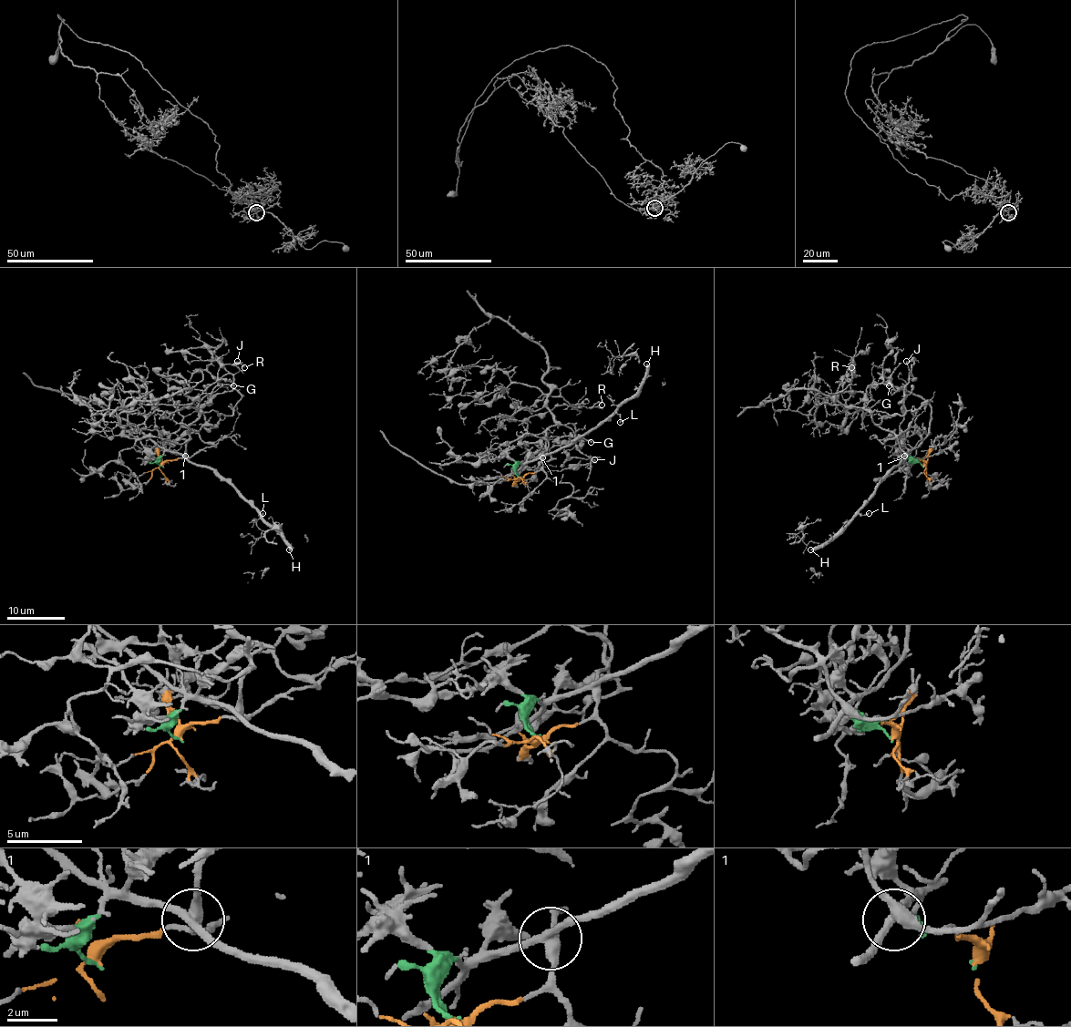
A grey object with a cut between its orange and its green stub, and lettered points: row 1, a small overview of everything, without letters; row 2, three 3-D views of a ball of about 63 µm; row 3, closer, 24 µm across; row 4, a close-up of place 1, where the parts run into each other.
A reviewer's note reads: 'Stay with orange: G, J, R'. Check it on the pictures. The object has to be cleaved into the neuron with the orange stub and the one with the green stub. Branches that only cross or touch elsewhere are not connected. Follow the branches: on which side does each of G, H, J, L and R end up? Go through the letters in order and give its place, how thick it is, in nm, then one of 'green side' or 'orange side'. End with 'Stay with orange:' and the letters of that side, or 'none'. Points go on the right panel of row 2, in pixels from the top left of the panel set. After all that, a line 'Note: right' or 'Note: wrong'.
G: place (889, 385); calibre 220 nm; orange side
H: place (810, 549); calibre 400 nm; green side
J: place (906, 361); calibre 120 nm; orange side
L: place (869, 513); calibre 120 nm; green side
R: place (851, 367); calibre 150 nm; orange side
Stay with orange: G, J, R
Note: right

